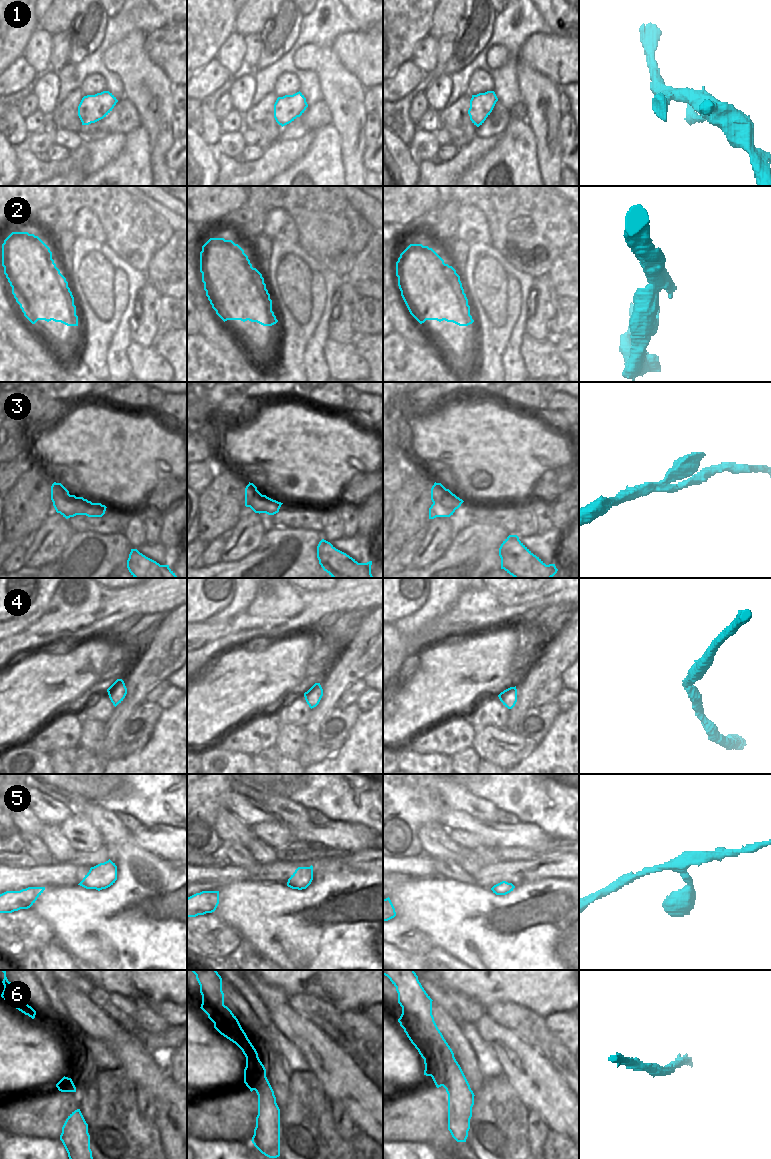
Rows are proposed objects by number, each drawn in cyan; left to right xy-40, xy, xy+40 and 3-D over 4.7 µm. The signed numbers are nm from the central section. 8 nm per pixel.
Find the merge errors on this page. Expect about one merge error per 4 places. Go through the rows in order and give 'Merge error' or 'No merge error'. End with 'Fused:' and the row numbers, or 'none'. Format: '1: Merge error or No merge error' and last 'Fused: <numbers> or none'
1: No merge error
2: Merge error
3: No merge error
4: No merge error
5: No merge error
6: No merge error
Fused: 2

